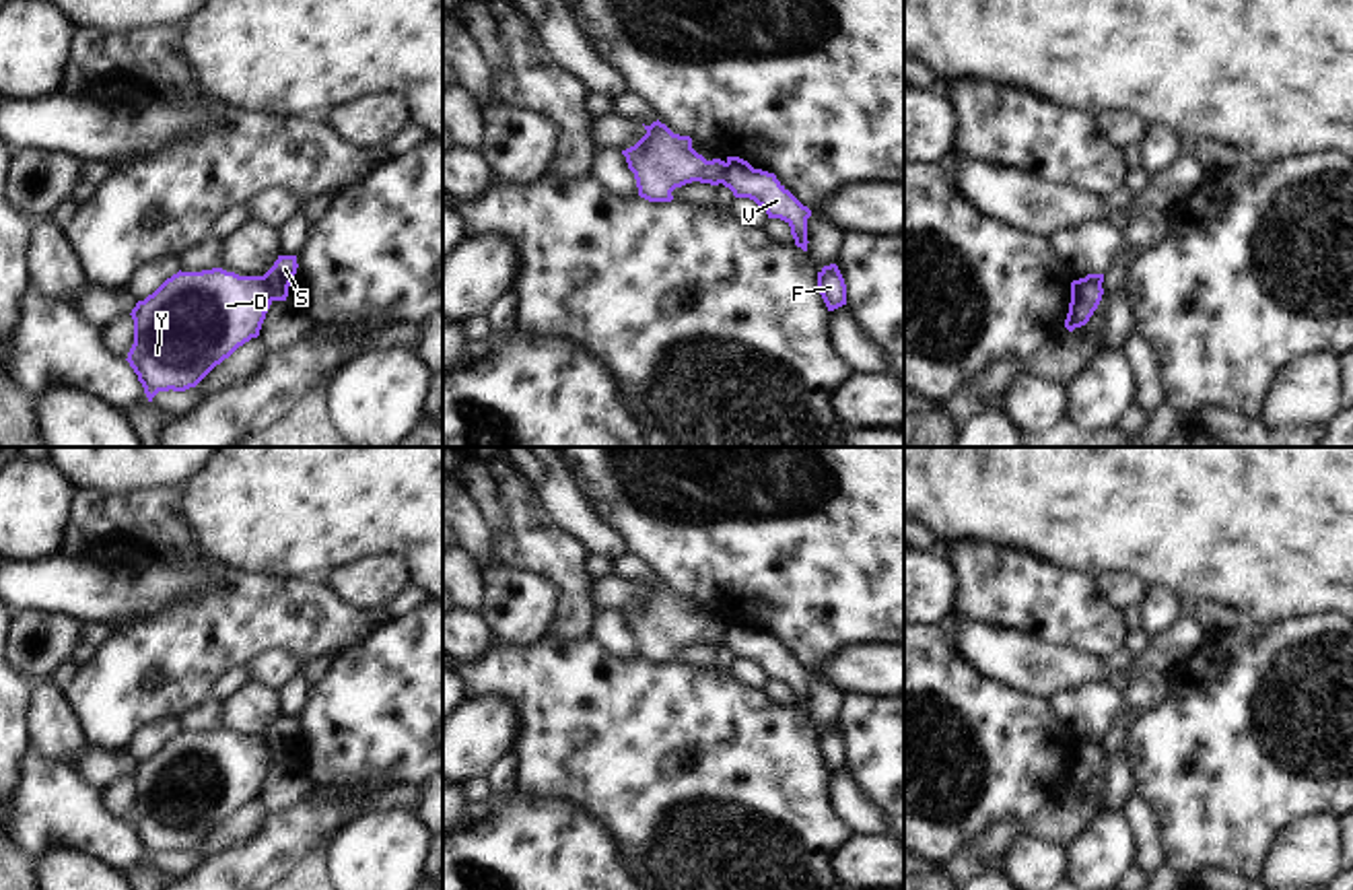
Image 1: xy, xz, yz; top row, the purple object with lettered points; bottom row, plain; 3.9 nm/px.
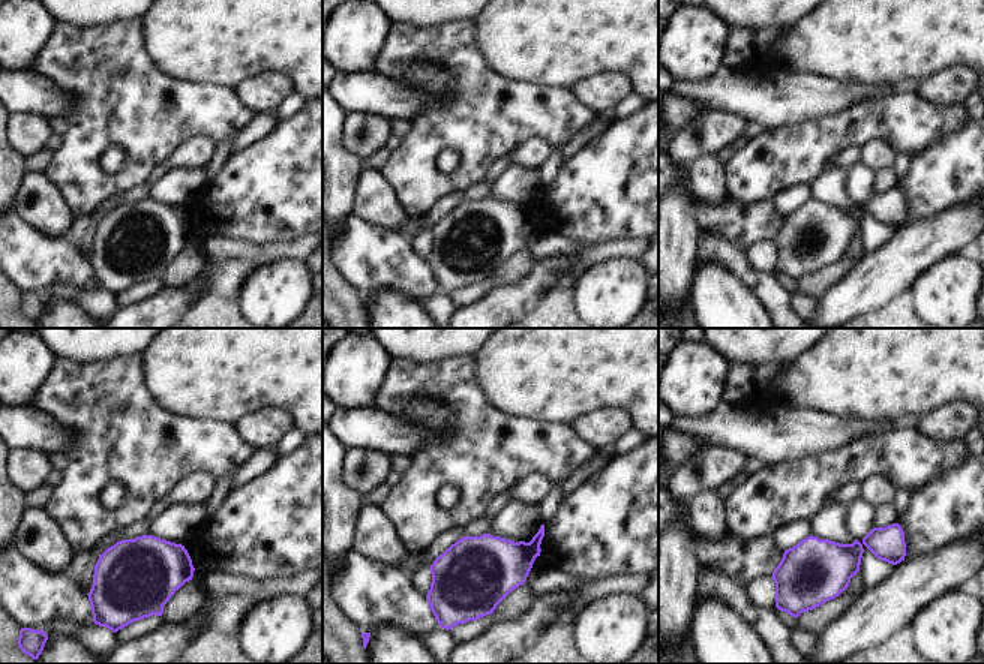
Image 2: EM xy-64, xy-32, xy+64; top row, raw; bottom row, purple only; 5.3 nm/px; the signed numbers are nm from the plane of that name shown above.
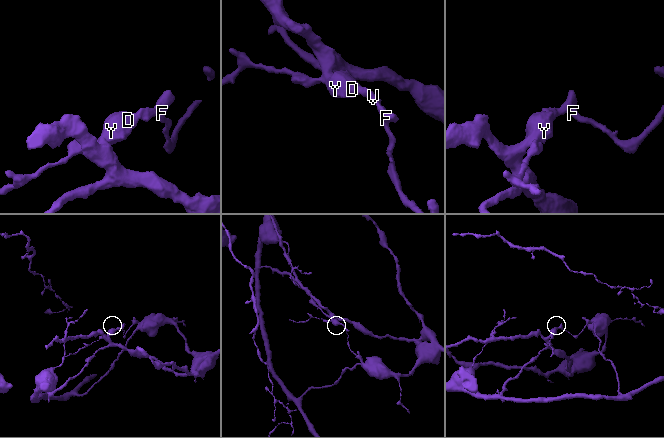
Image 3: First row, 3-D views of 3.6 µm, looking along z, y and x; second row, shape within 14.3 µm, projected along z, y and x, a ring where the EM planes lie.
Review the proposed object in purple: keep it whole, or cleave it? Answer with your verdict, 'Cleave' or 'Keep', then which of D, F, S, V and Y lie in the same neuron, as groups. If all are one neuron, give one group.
Cleave. Groups: D Y / F S V

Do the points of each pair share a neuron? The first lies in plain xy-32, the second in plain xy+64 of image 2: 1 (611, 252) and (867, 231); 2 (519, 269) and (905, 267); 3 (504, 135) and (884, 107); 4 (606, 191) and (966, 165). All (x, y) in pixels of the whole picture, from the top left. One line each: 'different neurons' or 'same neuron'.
1: same neuron
2: different neurons
3: same neuron
4: same neuron

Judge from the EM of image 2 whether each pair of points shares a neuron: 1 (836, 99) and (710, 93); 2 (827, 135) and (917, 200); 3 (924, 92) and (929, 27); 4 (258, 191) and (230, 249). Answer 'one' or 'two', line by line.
1: one
2: two
3: two
4: two

